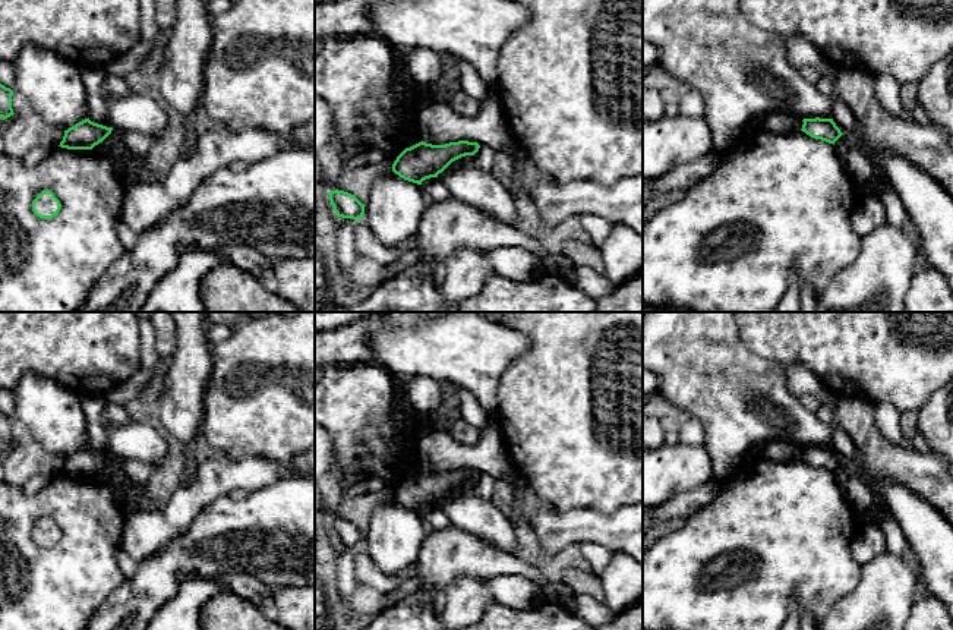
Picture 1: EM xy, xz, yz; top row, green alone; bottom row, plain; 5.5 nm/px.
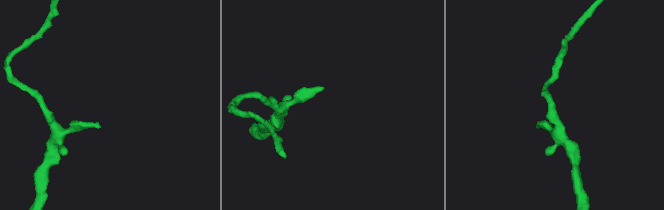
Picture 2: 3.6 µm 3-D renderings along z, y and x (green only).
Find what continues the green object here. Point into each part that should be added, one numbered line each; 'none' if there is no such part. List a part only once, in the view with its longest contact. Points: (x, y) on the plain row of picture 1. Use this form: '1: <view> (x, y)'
none

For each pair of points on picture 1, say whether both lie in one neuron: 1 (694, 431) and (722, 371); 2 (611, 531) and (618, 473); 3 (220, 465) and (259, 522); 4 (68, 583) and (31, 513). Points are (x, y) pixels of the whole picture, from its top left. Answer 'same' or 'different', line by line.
1: different
2: different
3: different
4: same

